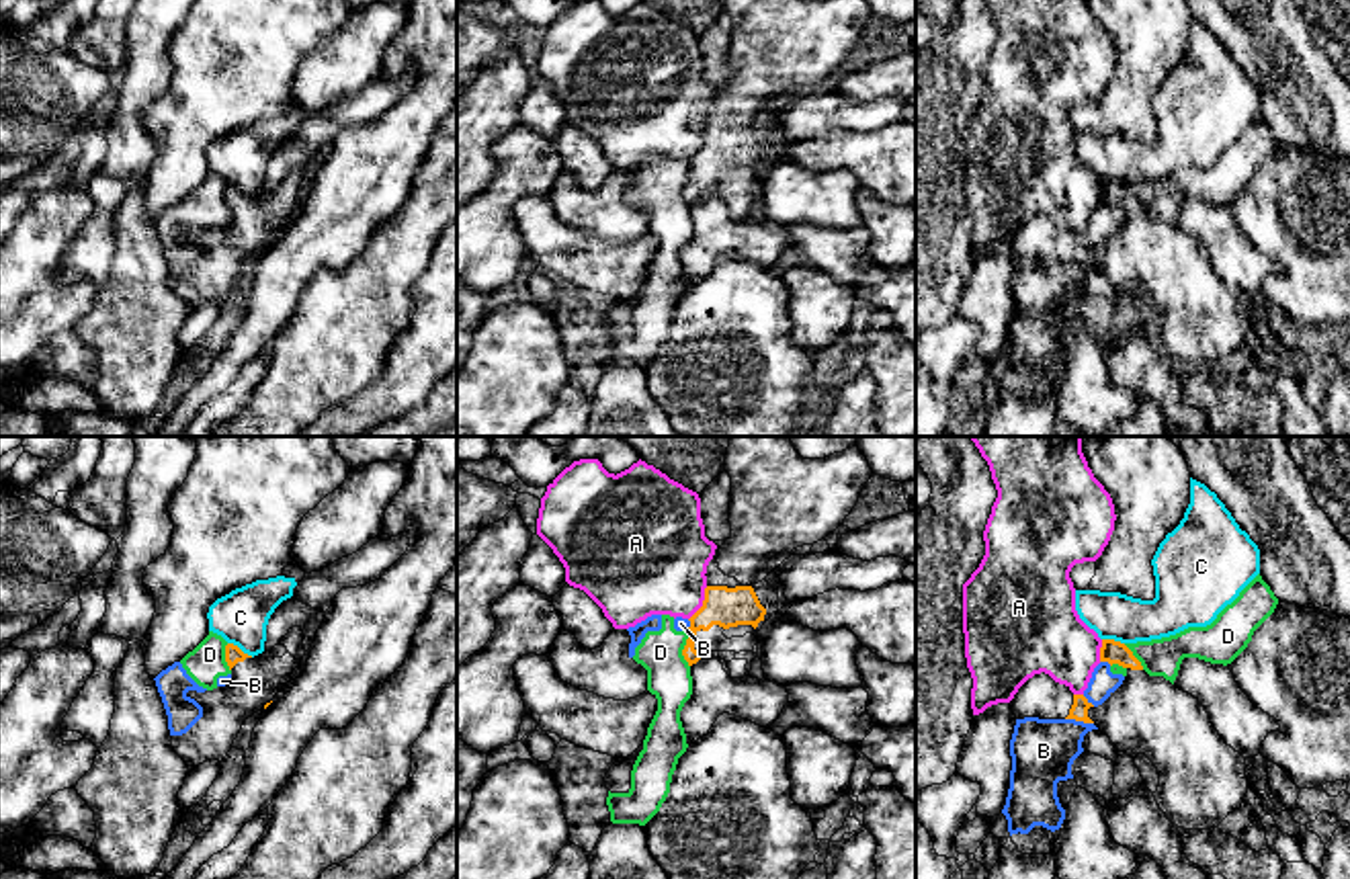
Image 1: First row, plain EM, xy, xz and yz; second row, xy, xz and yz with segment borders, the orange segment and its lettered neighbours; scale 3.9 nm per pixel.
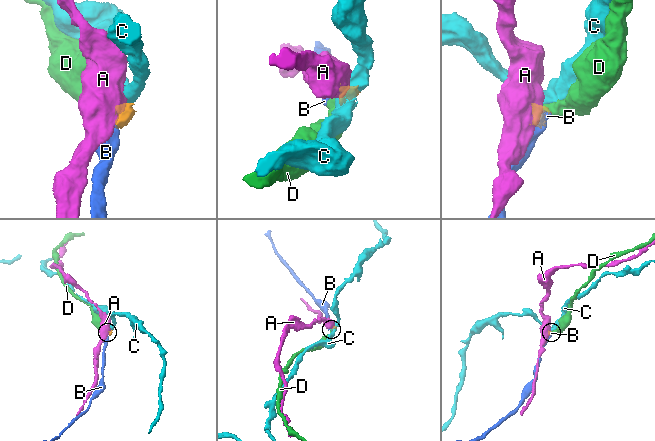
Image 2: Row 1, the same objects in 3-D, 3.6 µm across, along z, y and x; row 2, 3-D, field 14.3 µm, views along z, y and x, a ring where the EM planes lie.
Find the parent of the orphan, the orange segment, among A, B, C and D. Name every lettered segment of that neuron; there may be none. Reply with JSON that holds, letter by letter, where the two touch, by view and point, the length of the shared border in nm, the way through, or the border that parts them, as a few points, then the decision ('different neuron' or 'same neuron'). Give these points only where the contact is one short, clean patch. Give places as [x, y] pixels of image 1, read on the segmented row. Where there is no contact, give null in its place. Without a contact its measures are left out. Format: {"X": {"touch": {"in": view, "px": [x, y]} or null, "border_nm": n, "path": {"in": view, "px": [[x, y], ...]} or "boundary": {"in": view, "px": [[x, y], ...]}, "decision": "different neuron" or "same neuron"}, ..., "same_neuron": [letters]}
{"A": {"touch": {"in": "xz", "px": [703, 603]}, "border_nm": 150, "boundary": {"in": "xz", "px": [[707, 587], [703, 605], [689, 619]]}, "decision": "different neuron"}, "B": {"touch": {"in": "yz", "px": [1080, 720]}, "border_nm": 110, "boundary": {"in": "yz", "px": [[1066, 718], [1092, 724]]}, "decision": "different neuron"}, "C": {"touch": {"in": "xy", "px": [238, 648]}, "border_nm": 120, "boundary": {"in": "xy", "px": [[228, 642], [252, 656]]}, "decision": "different neuron"}, "D": {"touch": {"in": "xz", "px": [683, 650]}, "border_nm": 140, "boundary": {"in": "xz", "px": [[685, 632], [683, 658], [689, 666]]}, "decision": "different neuron"}, "same_neuron": []}

